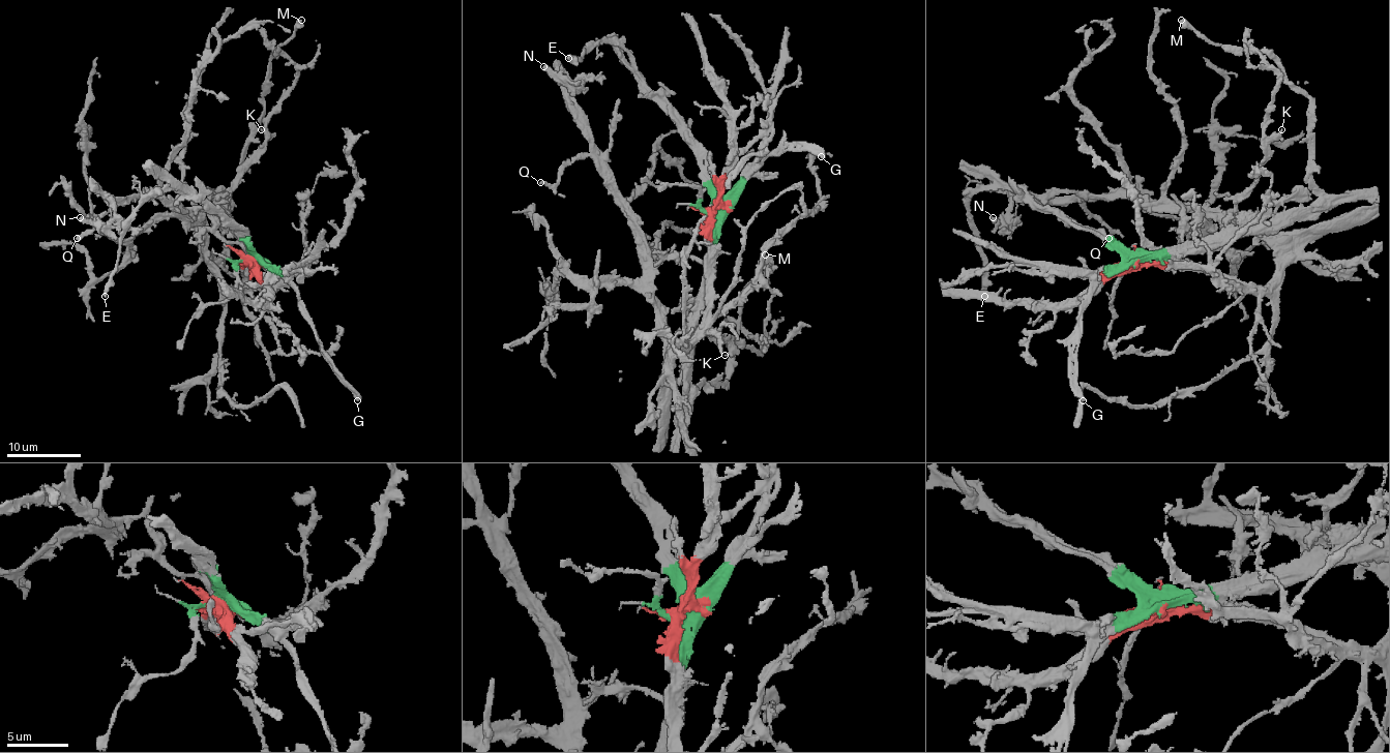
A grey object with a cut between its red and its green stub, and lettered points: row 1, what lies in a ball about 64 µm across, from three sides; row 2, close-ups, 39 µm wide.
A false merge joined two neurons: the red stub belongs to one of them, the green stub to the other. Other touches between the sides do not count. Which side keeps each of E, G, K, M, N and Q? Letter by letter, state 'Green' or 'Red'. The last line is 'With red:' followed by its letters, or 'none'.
E: Green
G: Green
K: Red
M: Green
N: Red
Q: Red
With red: K, N, Q

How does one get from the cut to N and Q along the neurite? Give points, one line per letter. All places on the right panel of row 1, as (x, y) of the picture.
N: (1133, 263), (1214, 268), (1263, 287), (1275, 274), (1264, 240), (1198, 210), (1019, 196), (1009, 223), (992, 218)
Q: (1133, 263), (1214, 268), (1263, 287), (1275, 274), (1275, 251), (1242, 226), (1128, 198), (1085, 198), (1110, 238)

